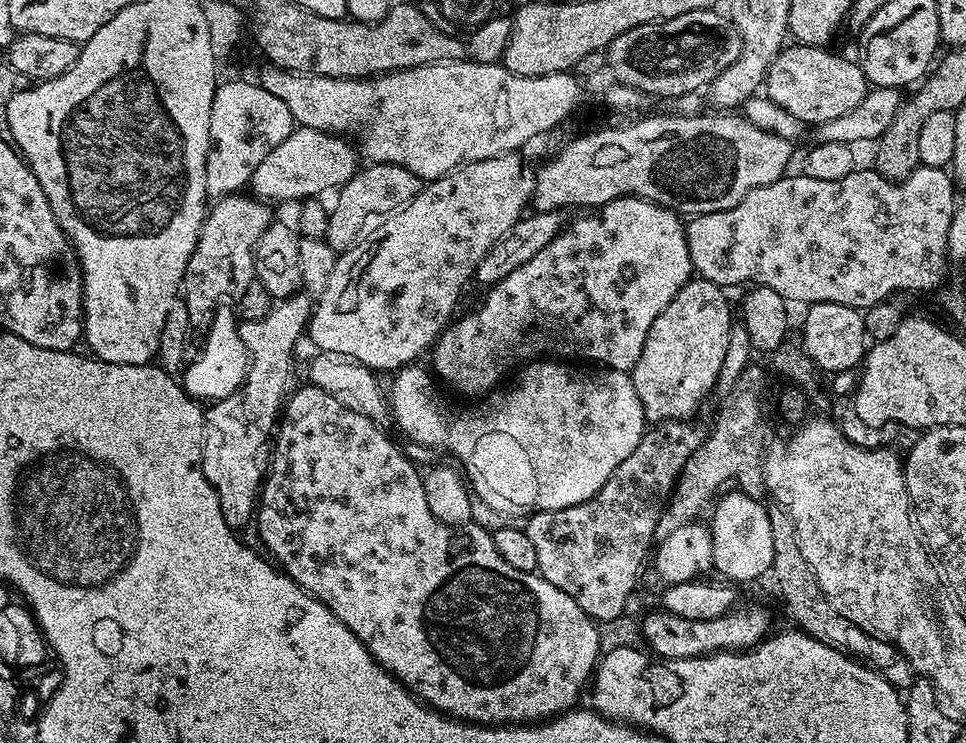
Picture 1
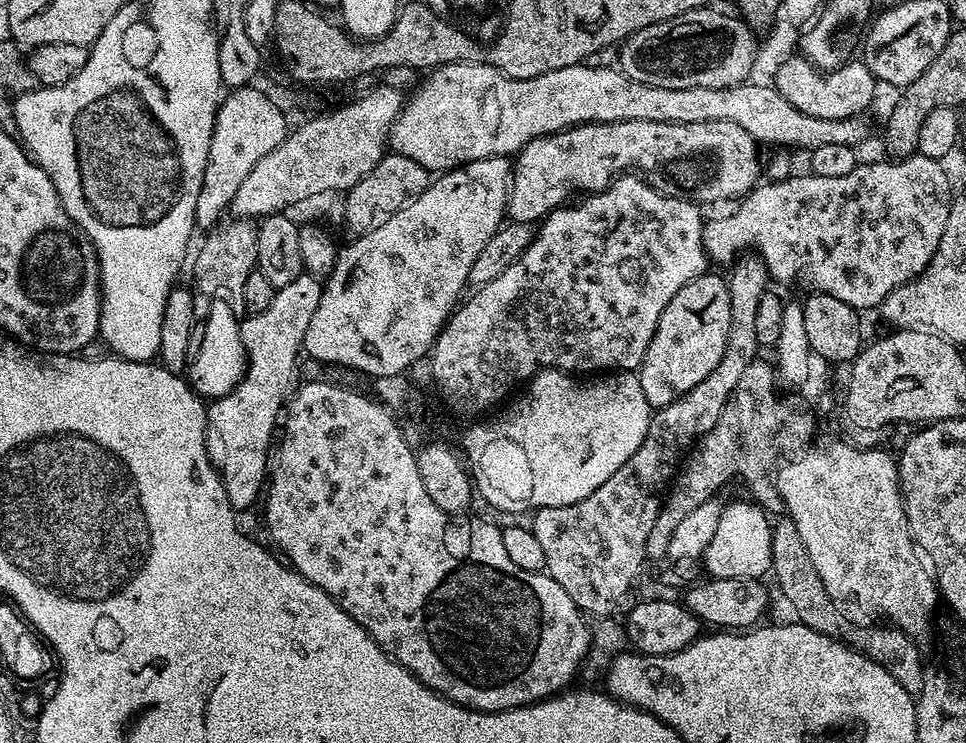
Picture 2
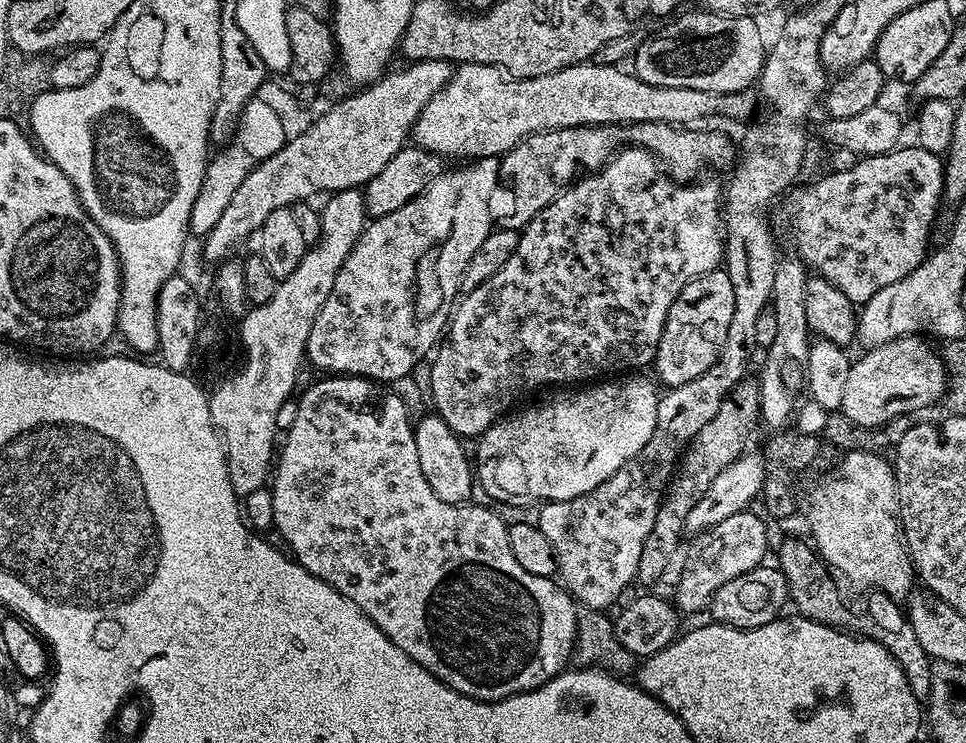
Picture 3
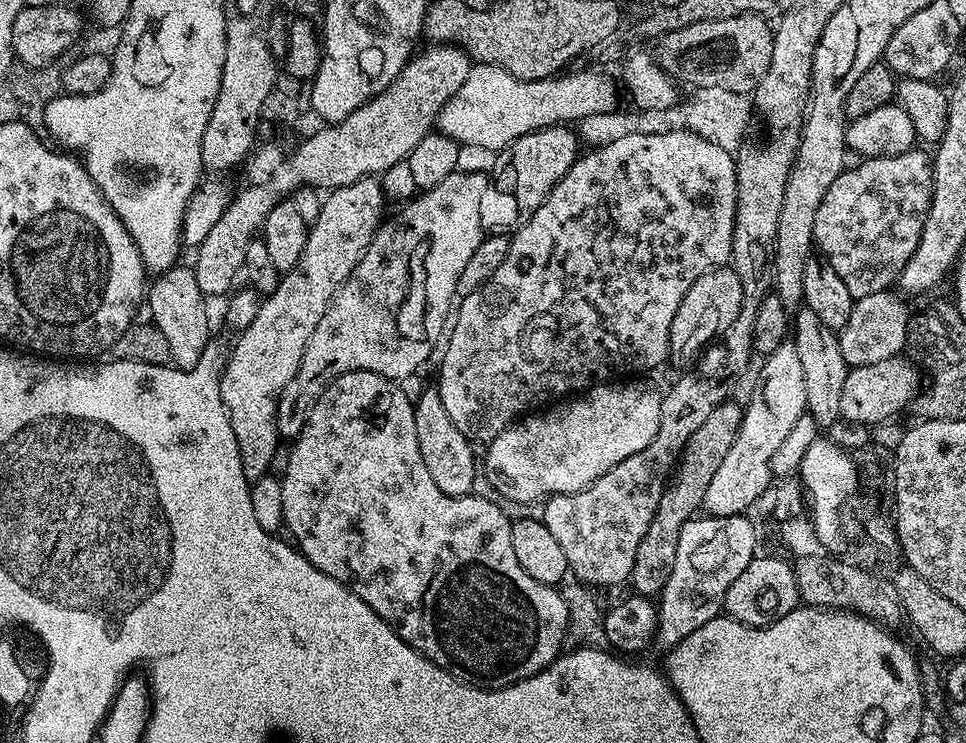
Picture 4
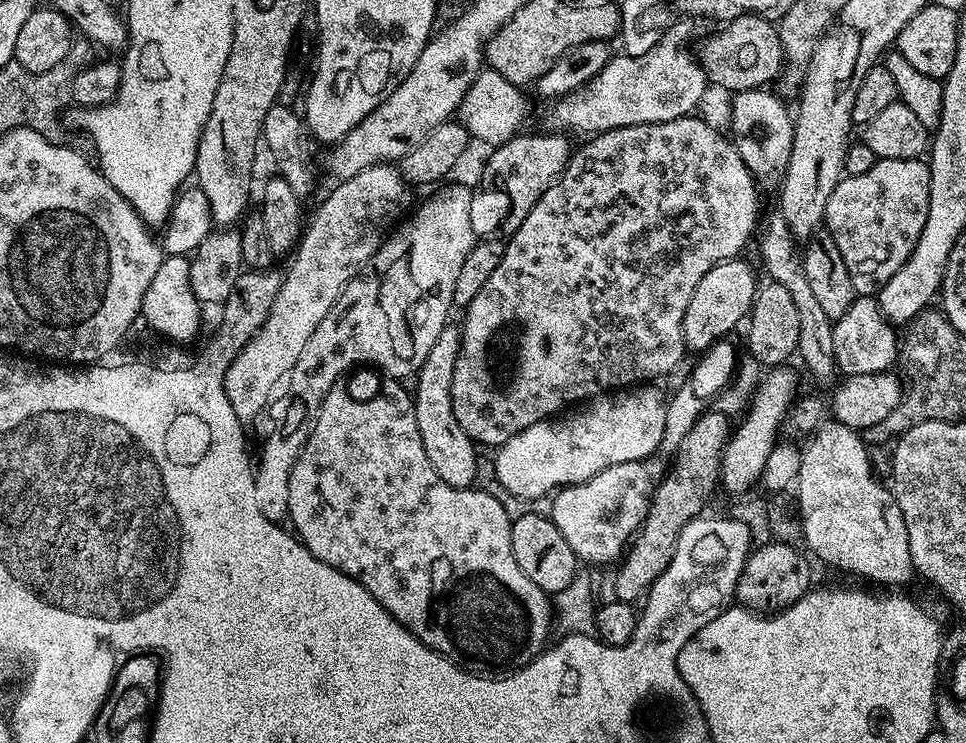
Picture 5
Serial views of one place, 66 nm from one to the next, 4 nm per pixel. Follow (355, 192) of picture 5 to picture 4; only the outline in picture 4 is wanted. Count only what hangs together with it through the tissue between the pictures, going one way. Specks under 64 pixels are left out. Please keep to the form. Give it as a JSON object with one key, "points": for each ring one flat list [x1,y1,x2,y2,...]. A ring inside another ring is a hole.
{"points":[[364,176,350,186,331,189,323,197,318,218,310,225,302,258,280,277,278,290,263,297,254,322,246,326,230,348,228,364,220,374,220,398,230,418,230,430,238,442,242,470,249,482,269,475,276,456,276,402,284,385,298,374,302,354,314,326,322,322,322,314,333,296,354,270,372,236,385,219,386,197,381,181]]}

